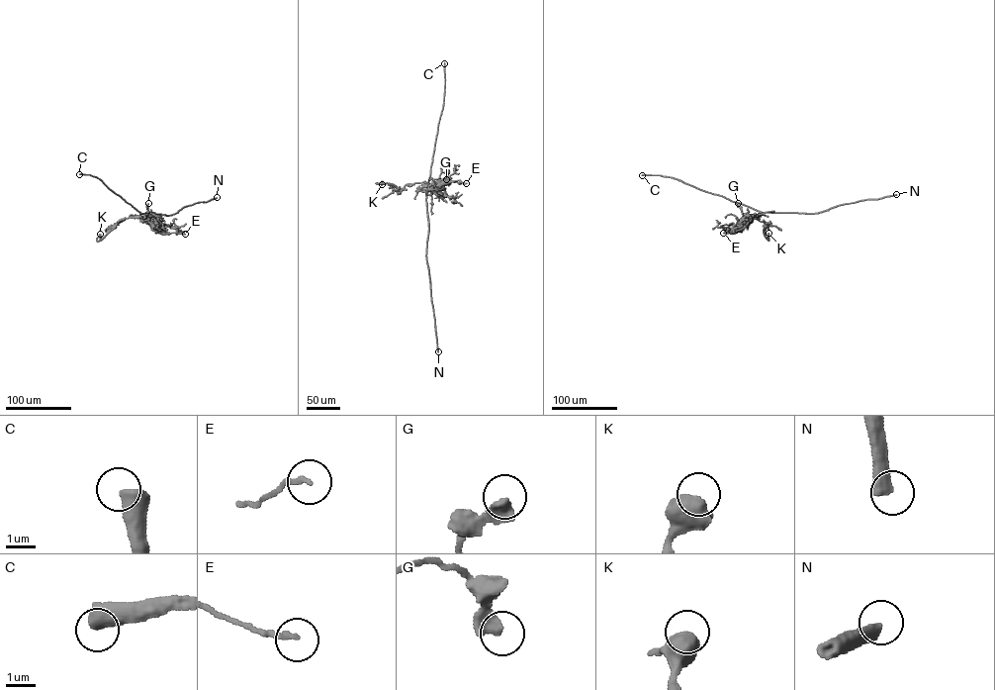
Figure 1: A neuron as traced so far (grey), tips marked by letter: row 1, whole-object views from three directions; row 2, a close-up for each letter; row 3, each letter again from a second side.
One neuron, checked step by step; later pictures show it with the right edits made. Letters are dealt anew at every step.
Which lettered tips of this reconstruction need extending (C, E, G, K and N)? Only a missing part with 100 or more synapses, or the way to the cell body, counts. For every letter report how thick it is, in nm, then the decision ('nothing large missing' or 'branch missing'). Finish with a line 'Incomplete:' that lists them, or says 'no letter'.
C: calibre 550 nm; branch missing
E: calibre 170 nm; nothing large missing
G: calibre 440 nm; nothing large missing
K: calibre 460 nm; nothing large missing
N: calibre 480 nm; branch missing
Incomplete: C, N

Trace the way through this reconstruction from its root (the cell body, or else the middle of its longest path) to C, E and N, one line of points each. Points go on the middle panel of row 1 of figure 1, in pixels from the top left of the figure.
C: (427, 204), (443, 102), (444, 63)
E: (427, 204), (426, 192), (437, 185), (450, 180), (466, 183)
N: (427, 204), (426, 260), (438, 351)

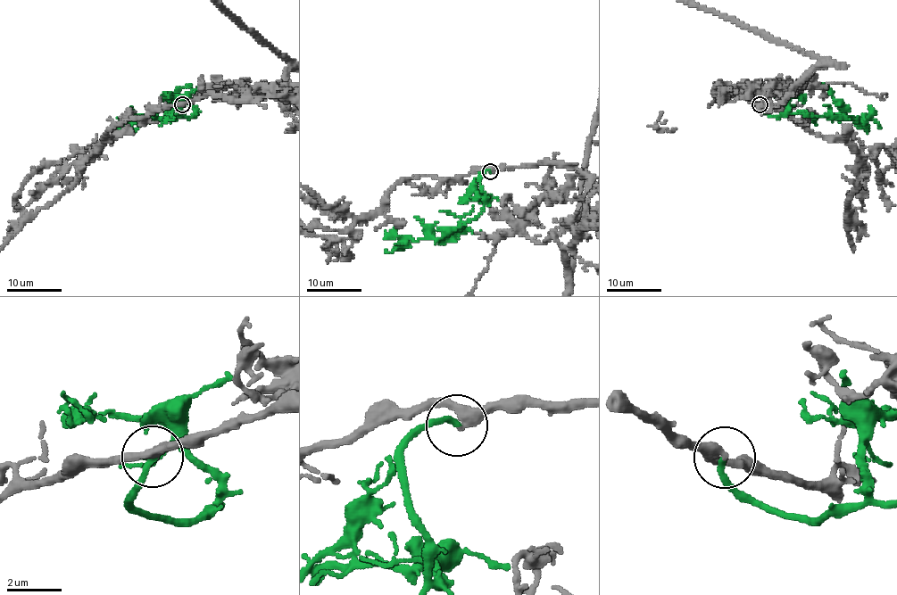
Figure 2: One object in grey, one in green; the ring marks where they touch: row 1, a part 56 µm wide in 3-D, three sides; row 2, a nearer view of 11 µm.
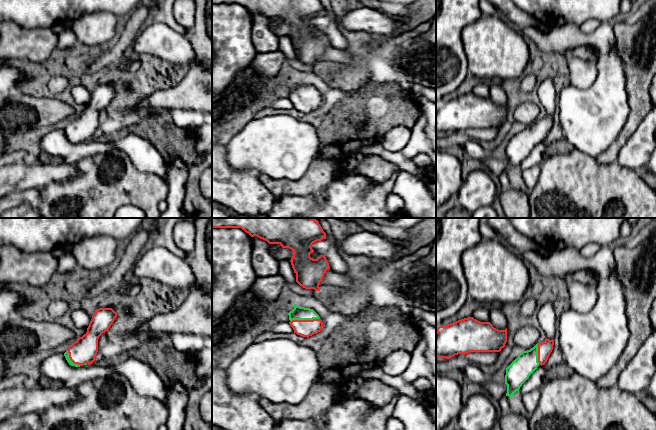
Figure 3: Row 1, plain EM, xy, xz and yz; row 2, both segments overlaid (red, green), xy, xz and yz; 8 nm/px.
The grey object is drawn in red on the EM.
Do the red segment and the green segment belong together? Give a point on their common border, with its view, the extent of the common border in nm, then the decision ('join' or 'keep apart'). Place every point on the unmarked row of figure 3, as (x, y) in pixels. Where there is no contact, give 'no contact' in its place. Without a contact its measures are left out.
xz (304, 96) | 240 nm | join

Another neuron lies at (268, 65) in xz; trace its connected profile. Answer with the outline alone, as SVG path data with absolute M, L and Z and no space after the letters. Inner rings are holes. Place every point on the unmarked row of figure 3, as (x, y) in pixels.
M277 49L274 52L257 54L251 66L258 75L264 78L272 78L281 73L281 69L286 60L285 55Z

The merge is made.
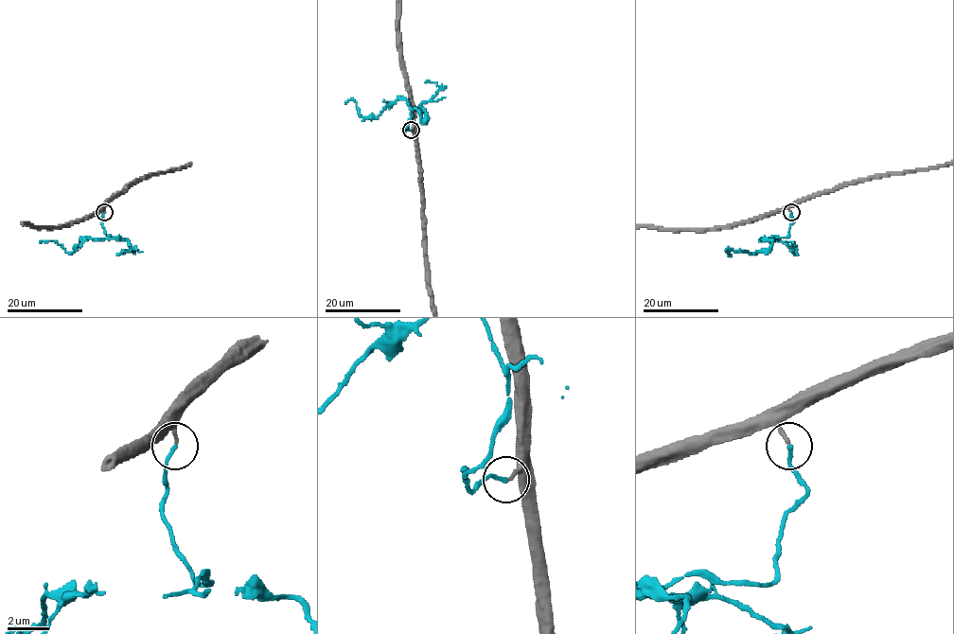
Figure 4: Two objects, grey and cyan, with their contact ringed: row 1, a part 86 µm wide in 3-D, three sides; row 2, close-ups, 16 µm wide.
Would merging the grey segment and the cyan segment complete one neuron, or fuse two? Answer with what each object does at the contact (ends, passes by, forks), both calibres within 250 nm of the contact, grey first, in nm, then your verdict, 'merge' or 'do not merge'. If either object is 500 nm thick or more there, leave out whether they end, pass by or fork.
grey ends | cyan ends | 150/180 nm | merge

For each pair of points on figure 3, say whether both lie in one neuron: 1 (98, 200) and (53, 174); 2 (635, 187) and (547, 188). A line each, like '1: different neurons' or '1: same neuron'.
1: different neurons
2: same neuron

